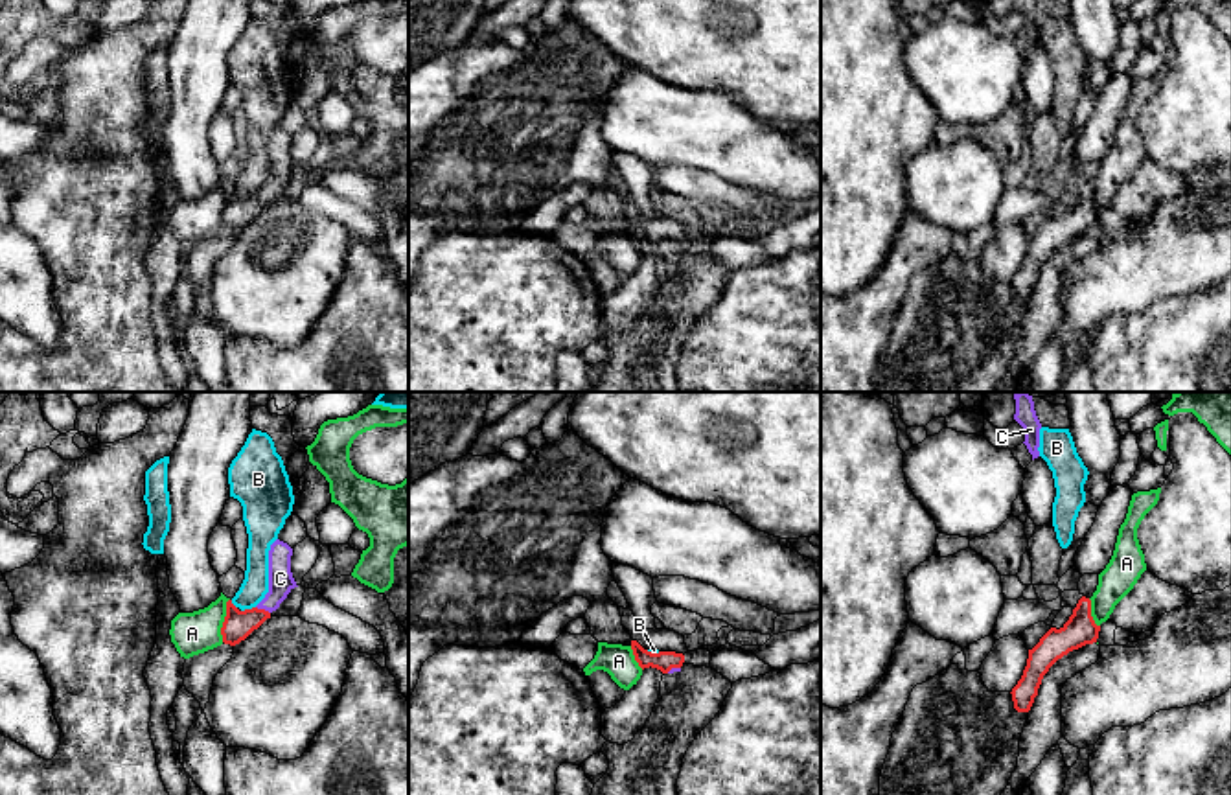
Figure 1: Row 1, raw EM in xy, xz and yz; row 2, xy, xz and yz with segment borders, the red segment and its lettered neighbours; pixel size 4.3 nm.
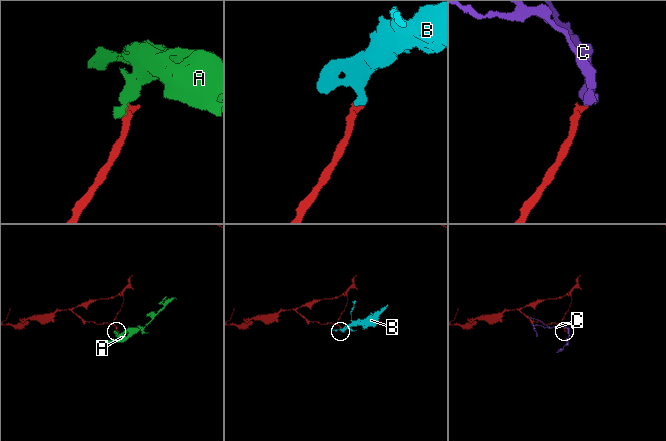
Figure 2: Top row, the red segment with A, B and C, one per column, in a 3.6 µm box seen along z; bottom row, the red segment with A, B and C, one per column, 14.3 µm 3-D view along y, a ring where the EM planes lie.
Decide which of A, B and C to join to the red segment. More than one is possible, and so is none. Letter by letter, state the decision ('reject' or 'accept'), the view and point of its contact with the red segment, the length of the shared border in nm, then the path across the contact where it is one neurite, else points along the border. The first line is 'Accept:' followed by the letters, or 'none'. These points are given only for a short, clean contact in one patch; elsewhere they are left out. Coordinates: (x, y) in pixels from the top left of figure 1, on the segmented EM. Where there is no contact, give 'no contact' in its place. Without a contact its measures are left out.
Accept: C
A: reject | xy (225, 621) | 190 nm | along xy (229, 599), (221, 641)
B: reject | xy (247, 610) | 70 nm | along xy (254, 606), (241, 611)
C: accept | xy (264, 610) | 70 nm | across xy (238, 624), (264, 610), (276, 595), (280, 578)

